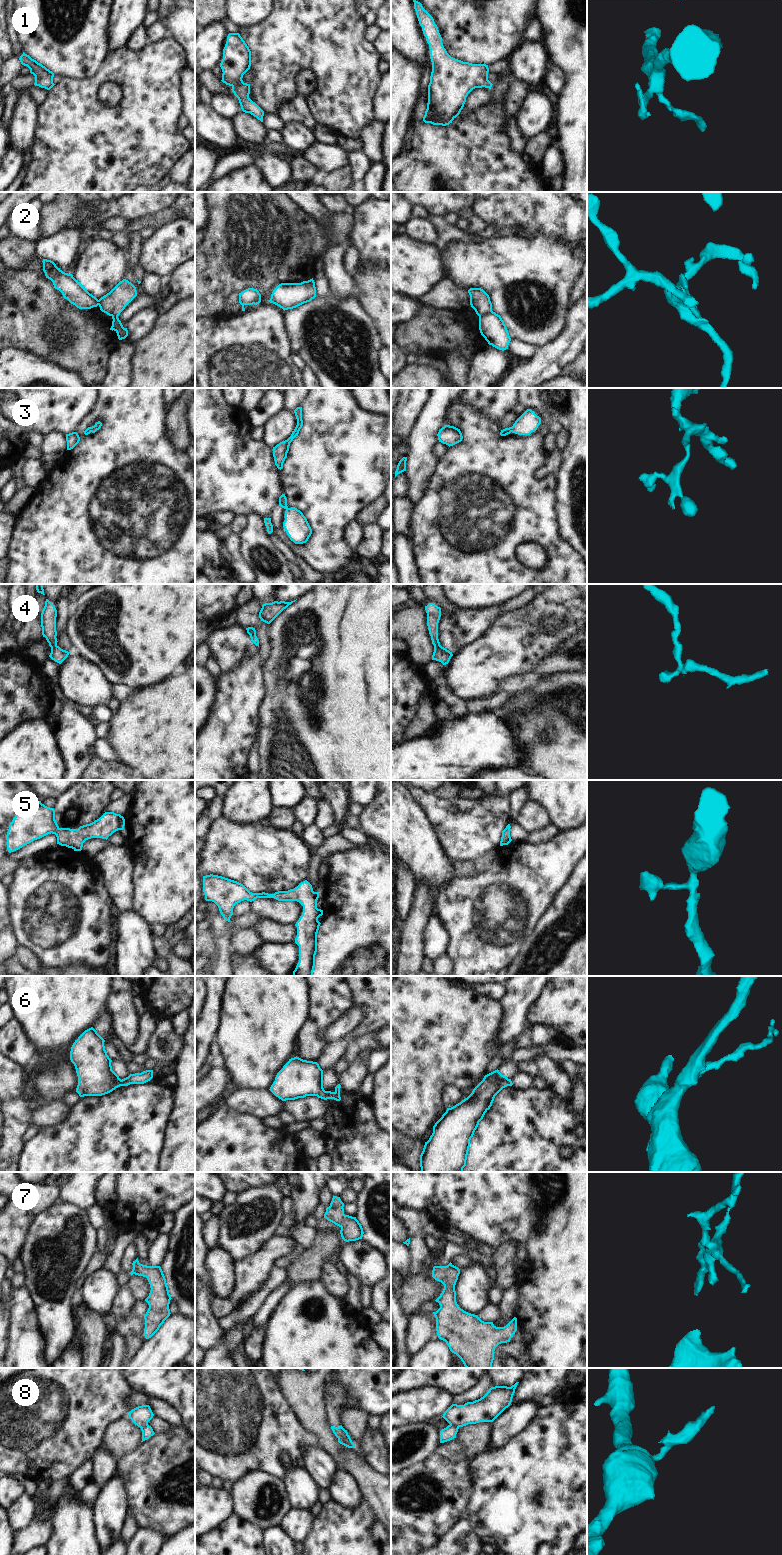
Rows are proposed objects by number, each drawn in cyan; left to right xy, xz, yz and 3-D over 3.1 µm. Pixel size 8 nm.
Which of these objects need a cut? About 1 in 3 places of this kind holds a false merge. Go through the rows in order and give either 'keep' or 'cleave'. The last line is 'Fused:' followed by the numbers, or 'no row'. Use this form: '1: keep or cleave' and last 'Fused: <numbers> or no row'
1: keep
2: cleave
3: keep
4: keep
5: keep
6: keep
7: keep
8: cleave
Fused: 2, 8

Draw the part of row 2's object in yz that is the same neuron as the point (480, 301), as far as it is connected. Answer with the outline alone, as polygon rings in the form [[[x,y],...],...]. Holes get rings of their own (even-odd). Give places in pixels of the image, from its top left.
[[[470,288],[470,305],[478,316],[492,311],[492,303],[489,295],[481,288]]]

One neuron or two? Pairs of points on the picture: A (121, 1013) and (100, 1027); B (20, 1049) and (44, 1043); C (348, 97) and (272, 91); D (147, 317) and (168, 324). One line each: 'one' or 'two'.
A: two
B: two
C: one
D: two

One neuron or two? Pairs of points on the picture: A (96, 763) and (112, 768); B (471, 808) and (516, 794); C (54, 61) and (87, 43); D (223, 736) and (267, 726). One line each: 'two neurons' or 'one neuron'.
A: one neuron
B: two neurons
C: one neuron
D: two neurons

